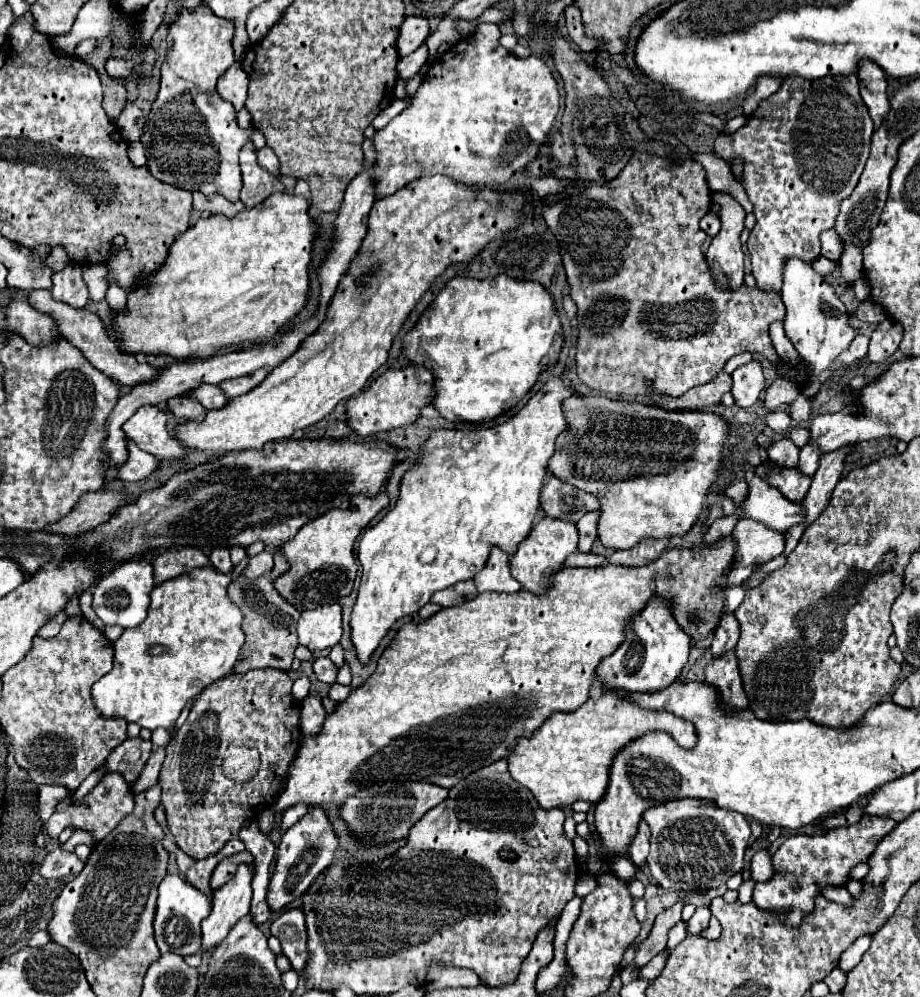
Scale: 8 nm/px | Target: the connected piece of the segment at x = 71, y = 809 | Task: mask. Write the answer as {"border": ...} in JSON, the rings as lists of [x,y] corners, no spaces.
{"border":[[[112,771],[112,773],[106,773],[100,779],[100,783],[90,793],[86,793],[82,797],[80,803],[74,803],[72,793],[66,799],[62,799],[56,807],[56,813],[44,825],[46,825],[50,839],[58,839],[58,835],[66,827],[74,827],[74,829],[80,829],[80,831],[88,831],[92,835],[94,843],[100,843],[120,823],[120,819],[126,817],[132,809],[134,809],[134,801],[132,801],[132,795],[130,795],[130,785],[126,783],[126,779],[120,773]]]}

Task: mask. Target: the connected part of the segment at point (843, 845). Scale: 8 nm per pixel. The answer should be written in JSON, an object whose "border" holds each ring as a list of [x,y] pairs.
{"border":[[[864,815],[858,823],[830,829],[824,835],[794,835],[786,839],[772,857],[778,873],[766,883],[756,883],[754,903],[768,911],[788,909],[786,923],[798,925],[802,921],[802,915],[806,915],[806,911],[814,907],[814,897],[822,891],[822,887],[846,885],[848,871],[858,863],[866,863],[882,837],[888,835],[894,827],[894,819]]]}

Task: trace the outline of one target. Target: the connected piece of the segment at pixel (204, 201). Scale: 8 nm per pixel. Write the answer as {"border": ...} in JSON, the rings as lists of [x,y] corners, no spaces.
{"border":[[[192,193],[192,195],[194,195],[194,209],[200,211],[200,213],[234,217],[236,213],[240,213],[240,211],[246,209],[240,199],[236,203],[232,203],[224,195],[198,195],[198,193]]]}

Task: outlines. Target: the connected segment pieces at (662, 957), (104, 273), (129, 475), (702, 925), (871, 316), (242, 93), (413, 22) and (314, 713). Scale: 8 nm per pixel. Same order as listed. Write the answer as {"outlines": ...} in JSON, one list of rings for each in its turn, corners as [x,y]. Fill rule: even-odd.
{"outlines":[[[[662,951],[658,957],[654,957],[650,963],[646,963],[646,967],[640,969],[640,977],[644,977],[644,979],[658,977],[666,965],[666,959],[668,959],[668,951]]],[[[84,265],[84,281],[90,289],[90,299],[100,301],[108,289],[108,269],[104,265]]],[[[130,441],[130,459],[122,465],[122,471],[118,477],[122,481],[142,481],[150,477],[160,467],[160,459],[142,451],[136,443]]],[[[698,907],[696,913],[690,917],[690,921],[686,923],[688,925],[688,935],[700,935],[708,927],[708,921],[710,921],[710,909],[708,907]]],[[[868,299],[868,301],[864,301],[864,303],[860,303],[860,307],[856,309],[856,313],[854,313],[860,321],[868,321],[868,323],[882,323],[882,319],[884,319],[884,315],[888,315],[886,313],[886,309],[882,309],[878,303],[874,303],[872,299]]],[[[234,63],[220,79],[218,79],[218,93],[222,99],[230,101],[236,111],[244,107],[248,95],[248,75],[244,73],[240,63]]],[[[406,17],[400,25],[400,35],[396,39],[398,55],[410,55],[428,37],[428,21],[424,17]]],[[[310,693],[302,701],[302,713],[300,713],[300,729],[304,735],[312,737],[322,731],[322,723],[326,719],[326,711],[322,707],[322,695]]]]}

